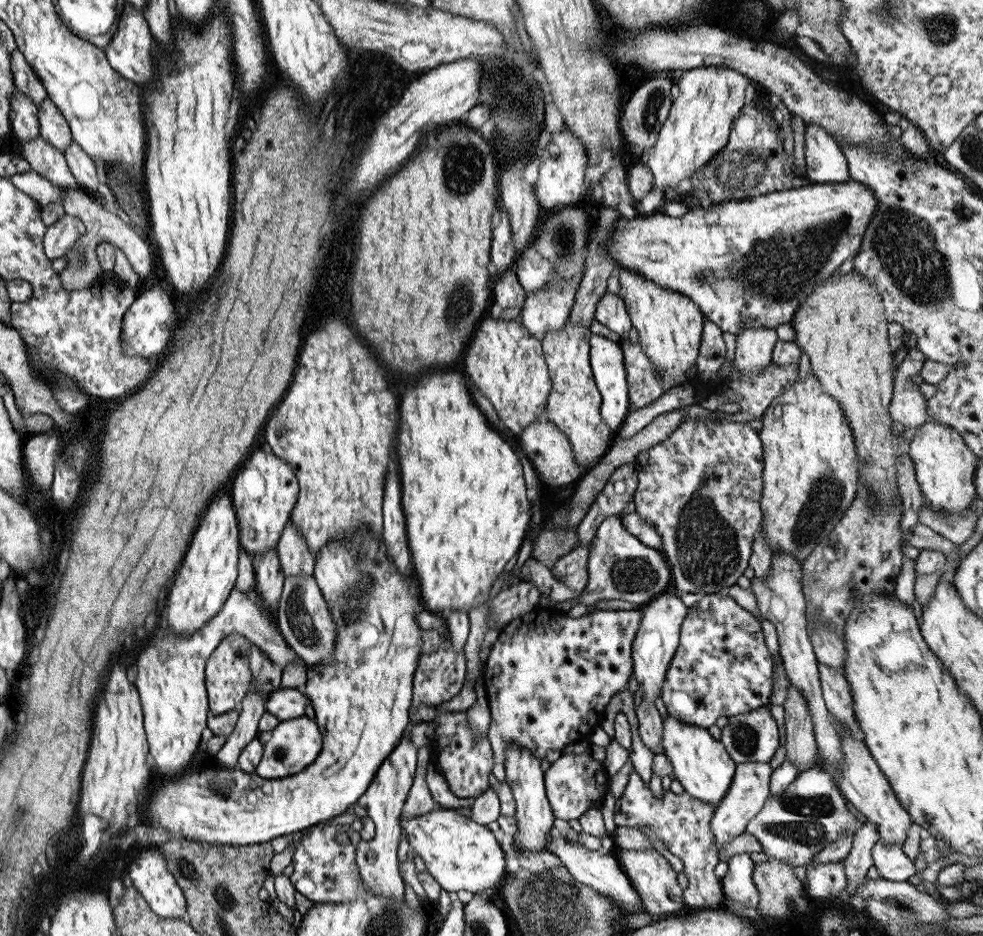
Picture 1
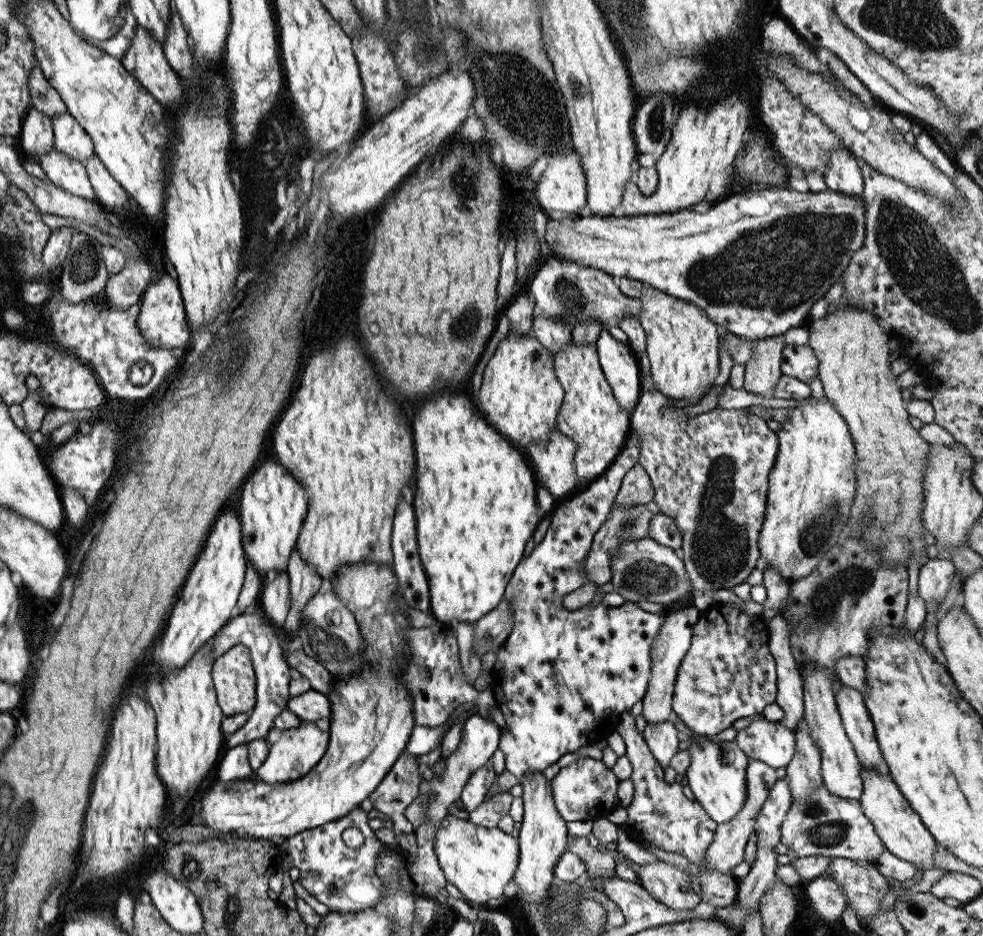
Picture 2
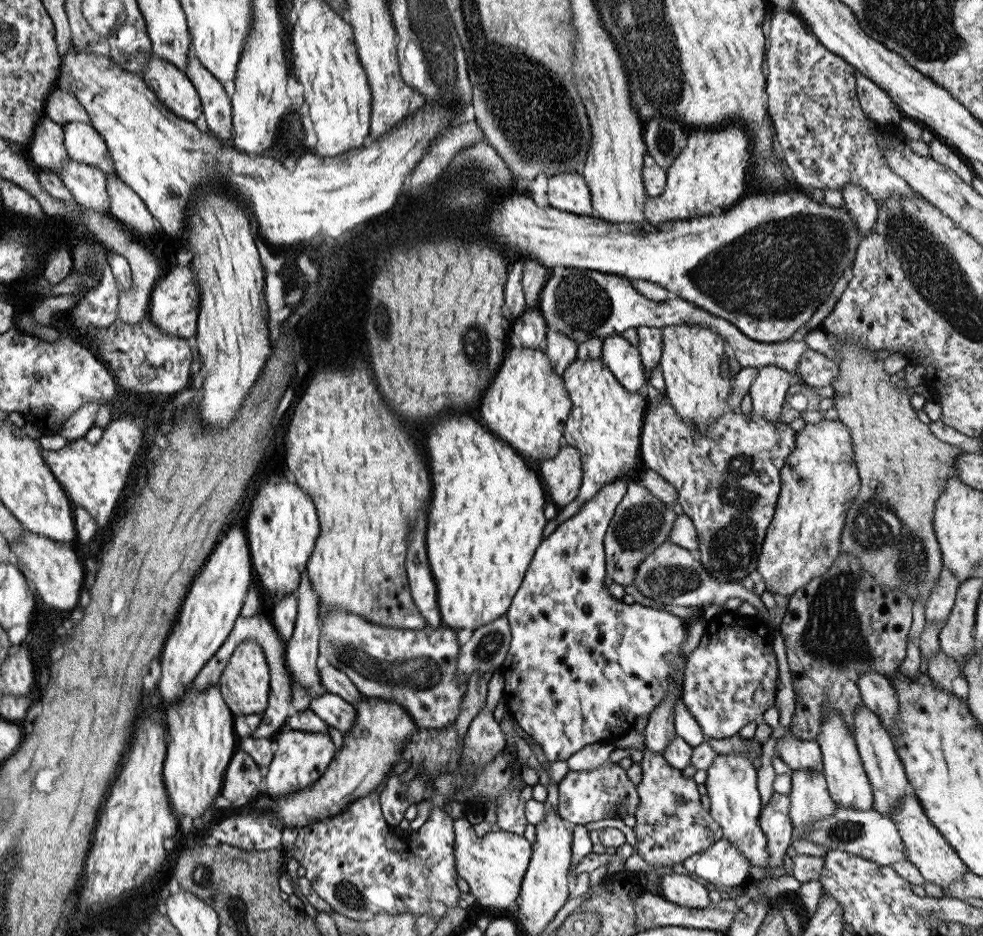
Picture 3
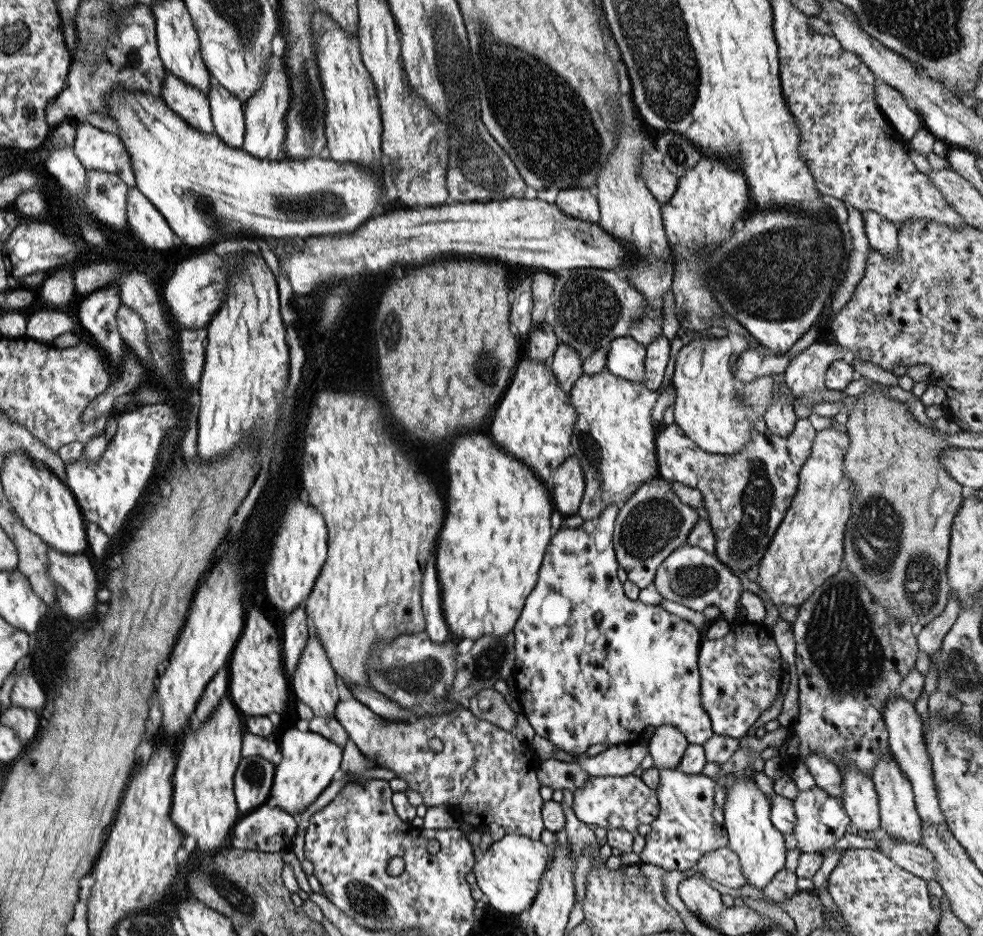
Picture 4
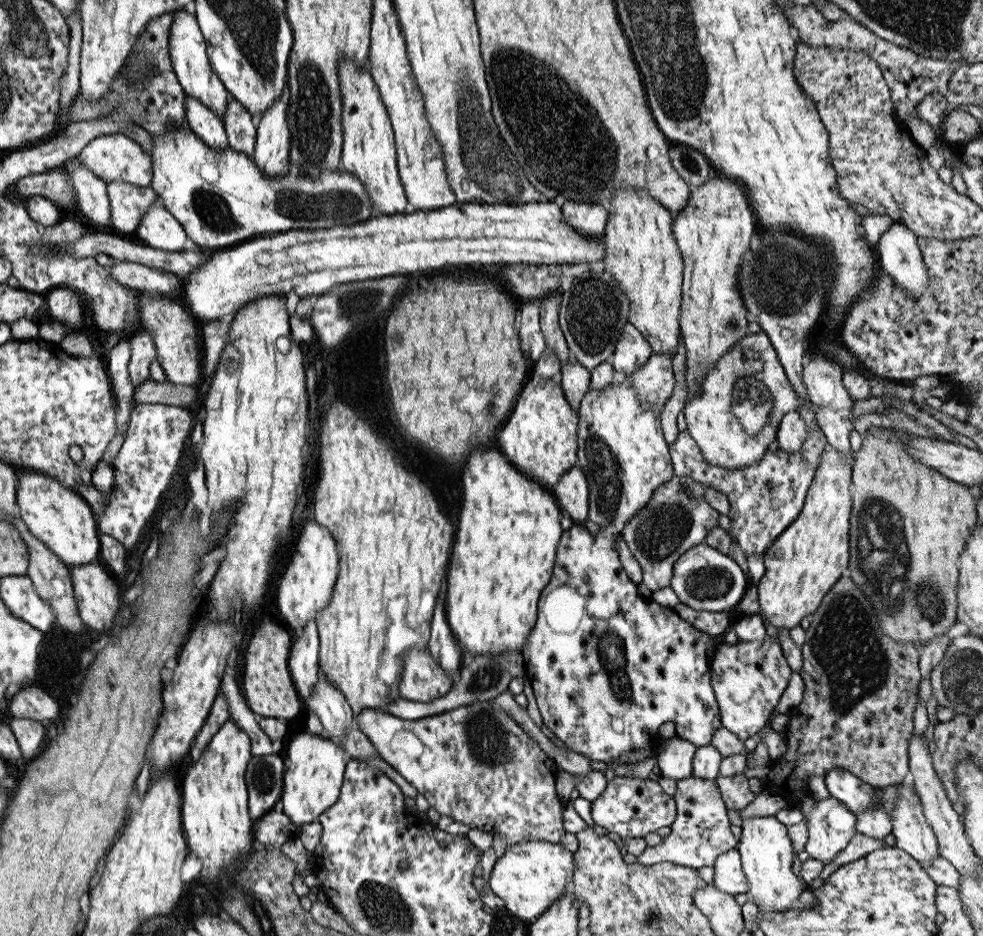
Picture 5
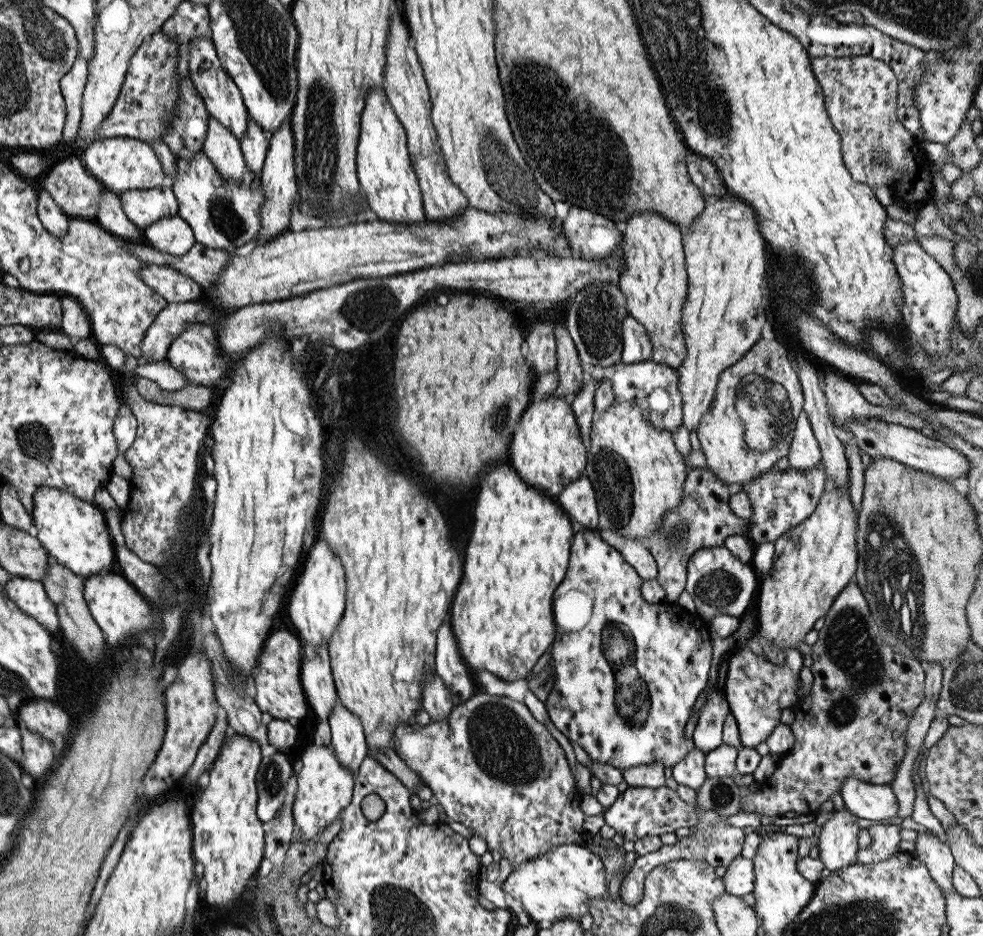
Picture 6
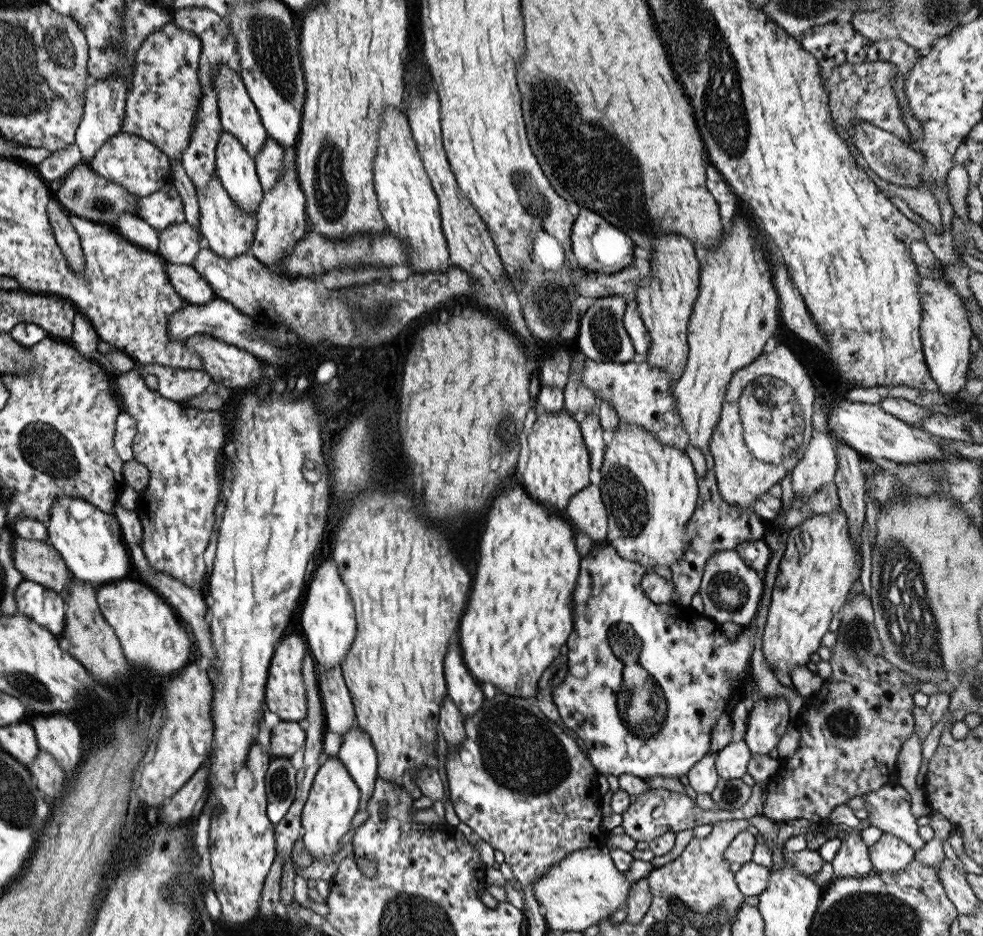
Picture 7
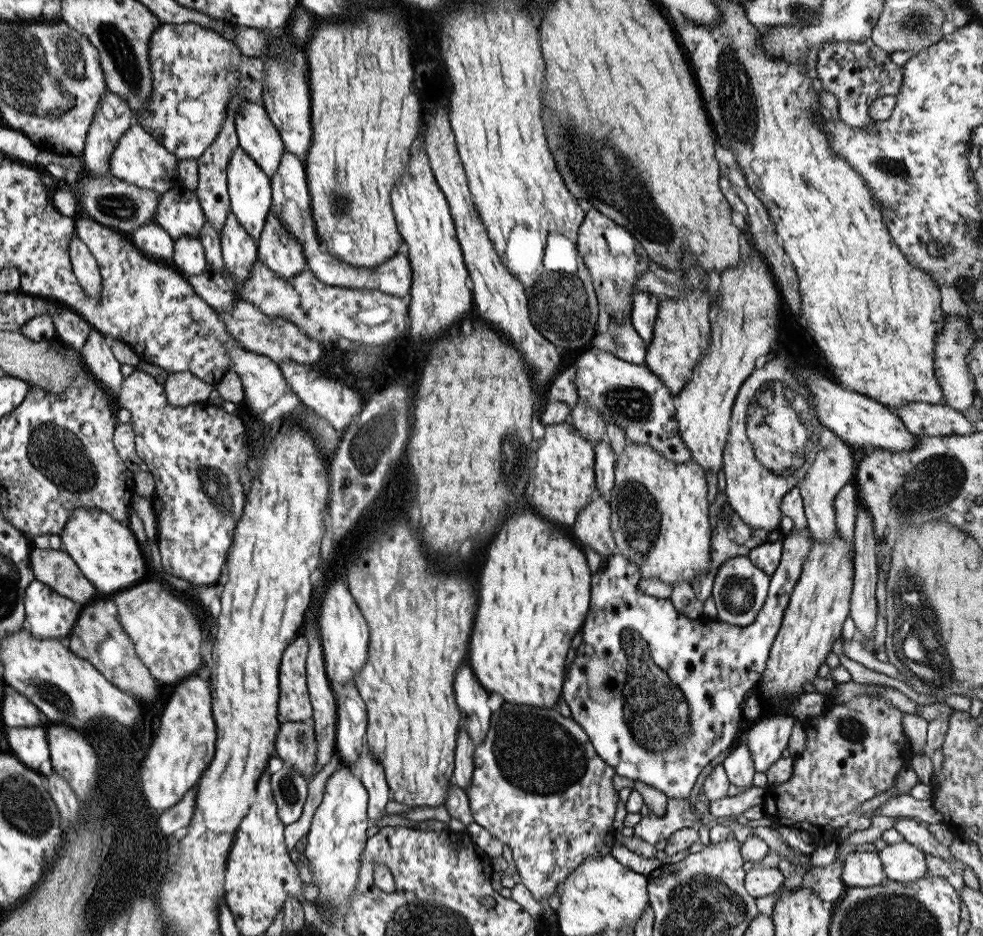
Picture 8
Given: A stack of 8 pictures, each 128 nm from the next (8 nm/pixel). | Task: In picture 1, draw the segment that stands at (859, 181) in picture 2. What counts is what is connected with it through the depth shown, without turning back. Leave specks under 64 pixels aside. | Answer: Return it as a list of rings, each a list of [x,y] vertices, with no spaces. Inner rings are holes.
[[[804,122],[806,174],[814,183],[848,182],[848,159],[834,137],[818,124]]]

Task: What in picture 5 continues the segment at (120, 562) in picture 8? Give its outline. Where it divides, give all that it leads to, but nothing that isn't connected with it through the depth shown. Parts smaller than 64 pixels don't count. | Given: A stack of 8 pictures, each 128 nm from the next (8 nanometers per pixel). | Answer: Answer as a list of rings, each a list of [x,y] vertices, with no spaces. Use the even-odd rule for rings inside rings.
[[[36,470],[16,471],[16,502],[19,517],[29,531],[43,542],[66,565],[97,564],[100,558],[100,537],[95,513],[78,492],[62,486],[50,476]]]

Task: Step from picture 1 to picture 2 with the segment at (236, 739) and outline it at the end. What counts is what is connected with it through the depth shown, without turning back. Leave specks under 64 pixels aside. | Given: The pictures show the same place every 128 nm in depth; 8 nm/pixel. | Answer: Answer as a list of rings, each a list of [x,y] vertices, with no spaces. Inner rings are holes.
[[[244,744],[236,745],[224,752],[218,767],[216,768],[217,778],[221,782],[249,780],[256,777],[250,761],[248,761],[248,750]]]

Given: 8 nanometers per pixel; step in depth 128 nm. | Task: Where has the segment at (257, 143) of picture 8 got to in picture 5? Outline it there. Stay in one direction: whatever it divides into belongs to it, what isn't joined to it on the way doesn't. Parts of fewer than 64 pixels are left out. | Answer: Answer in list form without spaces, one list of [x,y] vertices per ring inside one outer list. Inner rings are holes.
[[[174,10],[174,22],[172,22],[172,28],[170,28],[170,59],[172,59],[172,67],[174,67],[174,73],[180,81],[180,85],[184,89],[184,92],[192,98],[196,98],[208,106],[212,112],[216,113],[221,119],[226,114],[226,108],[228,108],[228,100],[230,100],[230,92],[225,89],[225,86],[220,81],[220,77],[216,75],[214,69],[210,66],[208,60],[208,53],[206,48],[209,44],[203,40],[202,31],[198,26],[198,21],[195,15],[189,10]]]

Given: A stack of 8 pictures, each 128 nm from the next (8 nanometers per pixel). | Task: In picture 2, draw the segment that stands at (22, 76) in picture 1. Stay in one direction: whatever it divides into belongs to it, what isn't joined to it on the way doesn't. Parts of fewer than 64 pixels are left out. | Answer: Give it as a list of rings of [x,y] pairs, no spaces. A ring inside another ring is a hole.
[[[34,66],[30,72],[28,89],[30,89],[30,97],[32,97],[30,104],[36,110],[40,110],[49,117],[62,114],[62,112],[68,113],[68,107],[62,100],[62,96],[50,85],[39,66]]]

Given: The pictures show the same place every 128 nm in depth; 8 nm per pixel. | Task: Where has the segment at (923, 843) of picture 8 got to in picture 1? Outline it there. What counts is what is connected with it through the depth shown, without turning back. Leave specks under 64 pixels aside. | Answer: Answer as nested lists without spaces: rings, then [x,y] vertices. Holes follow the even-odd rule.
[[[768,705],[727,718],[728,726],[722,728],[720,742],[736,764],[750,761],[776,763],[780,730]]]

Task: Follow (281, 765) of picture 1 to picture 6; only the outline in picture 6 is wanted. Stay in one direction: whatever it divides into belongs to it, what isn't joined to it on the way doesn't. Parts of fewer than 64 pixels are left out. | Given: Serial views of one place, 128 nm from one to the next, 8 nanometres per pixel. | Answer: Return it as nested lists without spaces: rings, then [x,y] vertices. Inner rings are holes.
[[[304,740],[301,751],[299,762],[302,763],[302,768],[297,774],[298,791],[294,806],[292,806],[292,816],[295,824],[300,828],[300,832],[314,841],[318,834],[322,834],[326,830],[326,826],[330,826],[334,820],[338,820],[340,812],[352,802],[355,778],[334,755],[332,748],[316,747]]]

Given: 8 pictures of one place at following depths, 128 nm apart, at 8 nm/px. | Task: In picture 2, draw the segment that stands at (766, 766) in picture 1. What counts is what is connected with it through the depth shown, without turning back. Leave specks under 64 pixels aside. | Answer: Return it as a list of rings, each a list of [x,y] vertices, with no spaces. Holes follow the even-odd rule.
[[[754,760],[748,762],[747,773],[747,796],[746,804],[744,808],[730,820],[730,822],[724,822],[724,824],[718,824],[716,826],[716,832],[714,832],[714,840],[712,845],[707,848],[705,853],[706,866],[710,870],[716,870],[720,874],[732,875],[732,868],[742,864],[744,862],[745,849],[750,835],[754,834],[756,819],[760,812],[760,807],[764,804],[764,801],[768,798],[768,794],[772,789],[772,786],[777,782],[777,776],[779,771],[765,762]]]

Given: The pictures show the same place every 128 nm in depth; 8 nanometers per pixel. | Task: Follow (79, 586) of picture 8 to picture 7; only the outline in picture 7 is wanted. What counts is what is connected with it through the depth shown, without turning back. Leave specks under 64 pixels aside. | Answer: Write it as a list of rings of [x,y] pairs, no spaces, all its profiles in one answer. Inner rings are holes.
[[[15,535],[12,559],[26,580],[37,582],[57,593],[72,584],[72,571],[64,564],[60,552],[48,542],[26,540]]]

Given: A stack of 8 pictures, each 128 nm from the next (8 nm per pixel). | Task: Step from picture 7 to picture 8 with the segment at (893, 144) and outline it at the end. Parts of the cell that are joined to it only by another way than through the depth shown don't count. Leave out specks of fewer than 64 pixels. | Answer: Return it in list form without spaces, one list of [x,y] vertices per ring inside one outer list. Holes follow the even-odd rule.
[[[871,39],[856,44],[824,44],[824,48],[816,53],[816,71],[822,87],[833,94],[834,105],[842,121],[852,127],[866,129],[874,127],[874,120],[868,115],[869,107],[880,96],[897,95],[903,79],[903,67],[894,64],[890,54],[872,43]]]

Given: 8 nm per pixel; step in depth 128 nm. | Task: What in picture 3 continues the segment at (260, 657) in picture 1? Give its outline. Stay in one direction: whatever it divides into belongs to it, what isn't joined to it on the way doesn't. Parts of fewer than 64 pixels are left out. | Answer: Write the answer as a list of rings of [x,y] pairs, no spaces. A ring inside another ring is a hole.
[[[259,612],[254,614],[254,616],[240,616],[234,624],[234,628],[228,634],[228,638],[226,638],[224,644],[218,648],[218,652],[208,660],[208,664],[194,678],[193,686],[196,686],[196,690],[200,690],[200,692],[208,690],[210,686],[219,686],[218,680],[220,680],[220,674],[226,668],[227,661],[232,656],[234,649],[248,639],[258,641],[262,645],[262,649],[264,649],[264,655],[266,655],[266,661],[268,661],[268,667],[270,667],[270,696],[268,696],[268,709],[264,712],[264,718],[261,721],[260,727],[253,736],[256,736],[257,739],[274,739],[283,730],[283,726],[293,712],[291,707],[293,688],[285,660],[286,646],[283,644],[277,629],[273,626],[272,621],[265,612]]]

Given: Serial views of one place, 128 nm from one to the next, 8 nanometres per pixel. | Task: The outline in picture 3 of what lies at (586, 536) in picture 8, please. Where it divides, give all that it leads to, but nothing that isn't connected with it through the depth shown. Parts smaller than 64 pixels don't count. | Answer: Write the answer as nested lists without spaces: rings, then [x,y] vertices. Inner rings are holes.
[[[565,444],[550,460],[540,460],[542,482],[549,500],[566,507],[578,496],[582,484],[582,459],[574,446]]]

